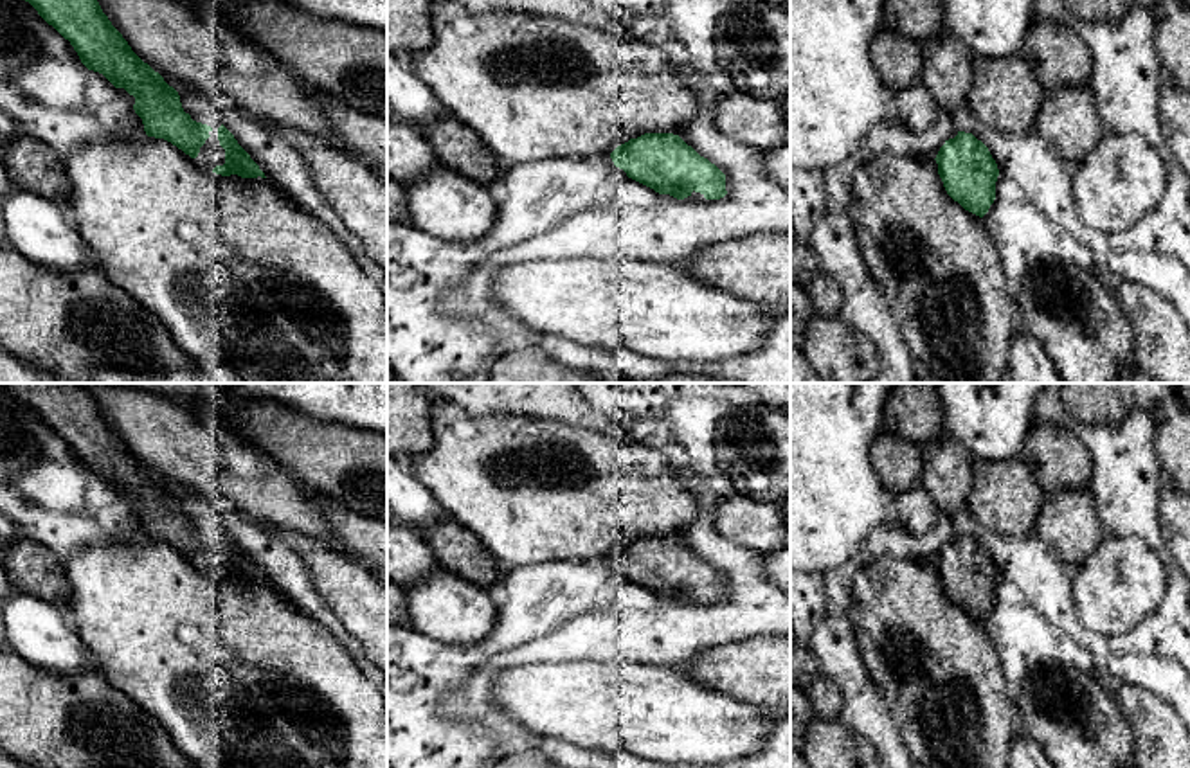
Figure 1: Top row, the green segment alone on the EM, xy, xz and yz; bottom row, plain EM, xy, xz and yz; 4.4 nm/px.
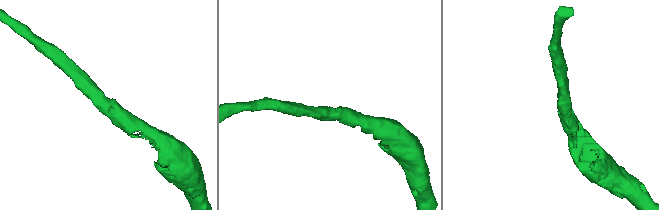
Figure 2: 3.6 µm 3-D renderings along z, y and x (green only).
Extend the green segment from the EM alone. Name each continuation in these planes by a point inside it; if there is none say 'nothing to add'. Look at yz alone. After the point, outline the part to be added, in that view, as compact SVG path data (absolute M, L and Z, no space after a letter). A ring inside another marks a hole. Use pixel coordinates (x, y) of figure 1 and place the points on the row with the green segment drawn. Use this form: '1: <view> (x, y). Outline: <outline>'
nothing to add

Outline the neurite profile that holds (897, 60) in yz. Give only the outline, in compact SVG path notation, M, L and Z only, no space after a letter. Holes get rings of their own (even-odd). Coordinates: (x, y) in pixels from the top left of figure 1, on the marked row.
M880 27L871 41L871 58L884 86L902 90L920 81L920 43Z

